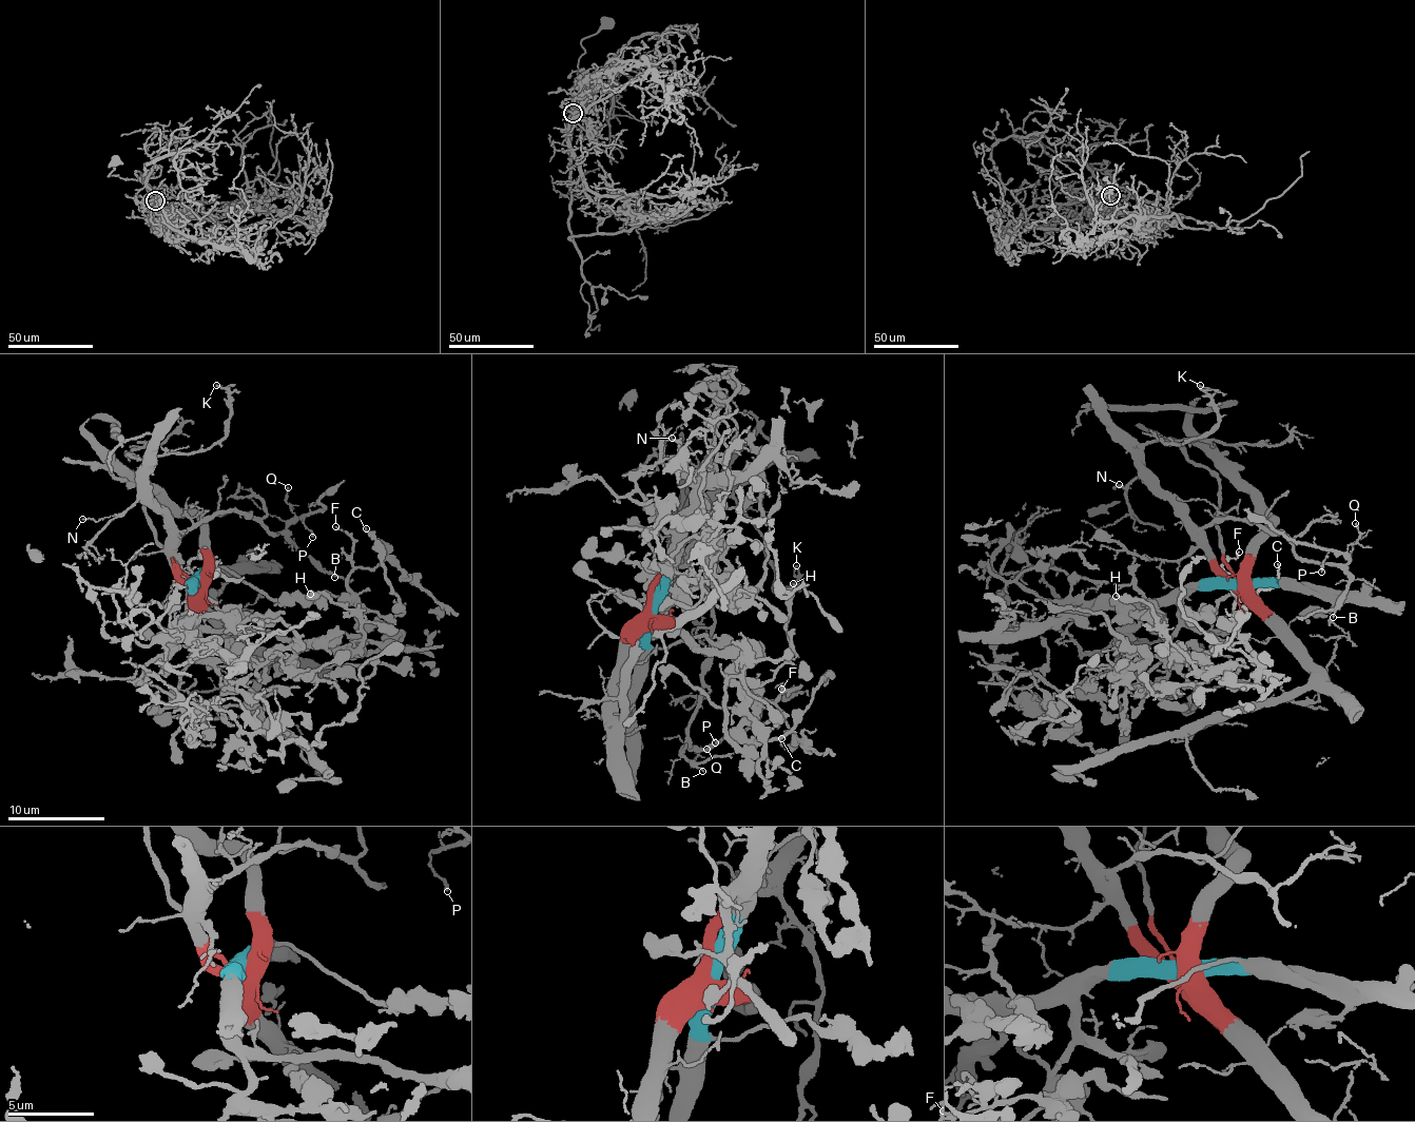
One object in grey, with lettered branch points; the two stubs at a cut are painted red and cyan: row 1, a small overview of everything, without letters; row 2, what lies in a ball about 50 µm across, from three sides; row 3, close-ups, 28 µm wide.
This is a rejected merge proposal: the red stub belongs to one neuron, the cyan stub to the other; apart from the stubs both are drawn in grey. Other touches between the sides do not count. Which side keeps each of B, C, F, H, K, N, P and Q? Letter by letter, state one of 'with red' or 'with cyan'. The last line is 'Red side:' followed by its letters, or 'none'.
B: with red
C: with cyan
F: with cyan
H: with cyan
K: with red
N: with red
P: with red
Q: with red
Red side: B, K, N, P, Q

